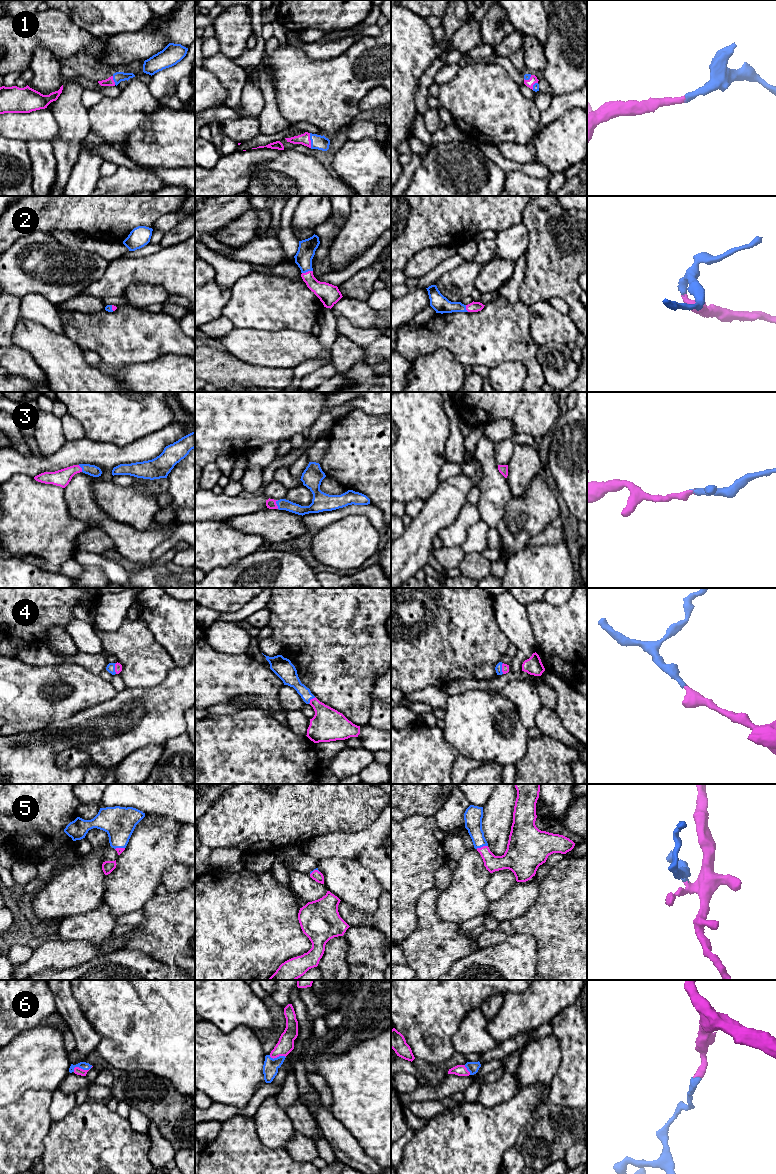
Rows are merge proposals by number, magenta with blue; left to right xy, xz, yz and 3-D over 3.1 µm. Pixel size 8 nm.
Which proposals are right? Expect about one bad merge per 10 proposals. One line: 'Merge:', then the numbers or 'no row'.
Merge: 1, 2, 3, 4, 5, 6

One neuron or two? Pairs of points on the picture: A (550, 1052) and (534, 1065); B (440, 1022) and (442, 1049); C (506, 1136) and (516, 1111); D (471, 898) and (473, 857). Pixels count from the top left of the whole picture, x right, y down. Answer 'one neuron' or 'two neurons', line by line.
A: one neuron
B: one neuron
C: one neuron
D: one neuron

